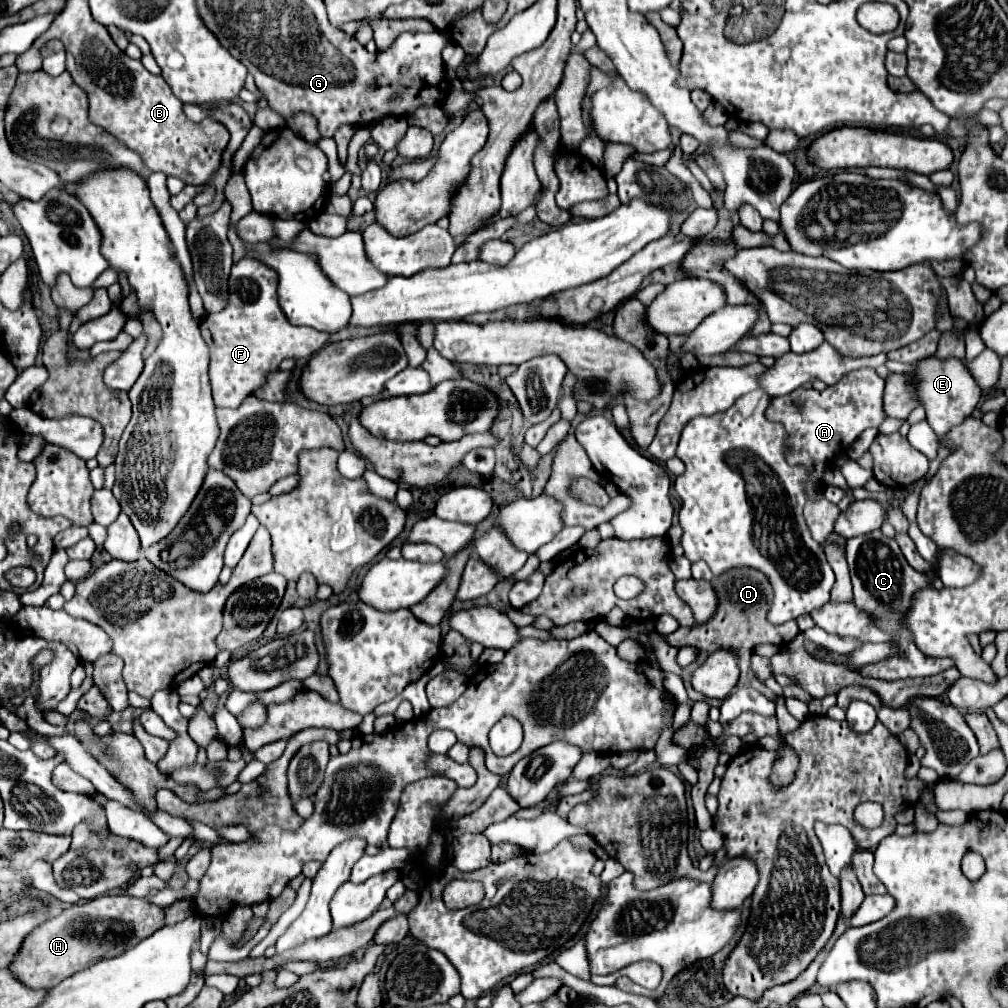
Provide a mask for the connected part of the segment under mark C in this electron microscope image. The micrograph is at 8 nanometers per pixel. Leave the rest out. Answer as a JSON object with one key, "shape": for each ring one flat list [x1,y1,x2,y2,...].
{"shape":[[879,529,847,541,847,563,851,569,855,605,867,611,881,627,887,629,895,627,897,631,897,627,901,627,897,623,901,623,905,611,911,605,911,595,917,589,931,585,925,573,919,573,909,567,897,541,893,537,883,535]]}

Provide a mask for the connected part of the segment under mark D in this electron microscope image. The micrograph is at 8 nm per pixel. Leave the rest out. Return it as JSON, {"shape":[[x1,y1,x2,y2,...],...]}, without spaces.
{"shape":[[733,569,725,575,721,575,717,581,713,581,713,587,717,591,719,597,719,607,717,607,717,615,705,623,705,625,695,625,695,627,679,627,675,633,671,633,667,637,667,643,681,649,685,645,691,645,697,649,697,660,695,662,705,662,705,657,715,651,721,645,729,645,727,641,745,641,745,671,741,675,741,683,745,683,747,687,757,687,761,693,765,693,771,701,777,703,777,721,779,721,779,729,783,733,791,733,795,731,795,727,799,727,799,721,787,711,785,707,785,697,775,695,763,681,759,681,751,669,751,653,753,647,757,643,789,643,791,639,795,639,795,635,799,633,799,627,795,621,787,621,783,625,771,625,767,621,767,609,771,605,773,599,773,591,769,581,751,569]]}

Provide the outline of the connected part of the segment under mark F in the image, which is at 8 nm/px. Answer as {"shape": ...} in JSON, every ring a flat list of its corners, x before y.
{"shape":[[253,257,239,259,229,277,229,301,221,313,207,315,199,323,201,335,211,351,209,377,217,407,237,409,245,397,267,383,267,375,279,371,283,359,307,359,331,335,311,327,295,327,283,315,277,301,277,275]]}

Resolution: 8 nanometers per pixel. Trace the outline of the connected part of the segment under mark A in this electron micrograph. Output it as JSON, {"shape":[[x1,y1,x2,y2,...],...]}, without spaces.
{"shape":[[859,369,847,373,839,383,822,391,800,387,788,396,773,397,767,417,785,425,789,435,787,445,791,445,787,461,791,465,807,467,809,475,821,481,827,463,831,463,839,453,845,453,865,429,877,429,887,419,883,411,883,391,885,379,881,379,875,369]]}

